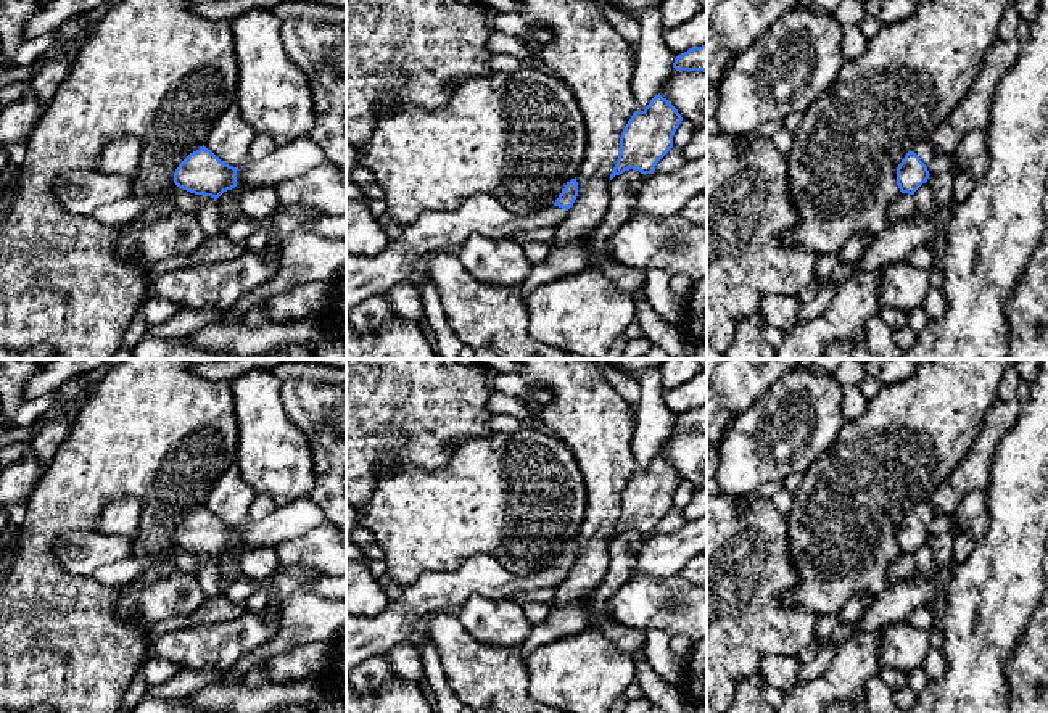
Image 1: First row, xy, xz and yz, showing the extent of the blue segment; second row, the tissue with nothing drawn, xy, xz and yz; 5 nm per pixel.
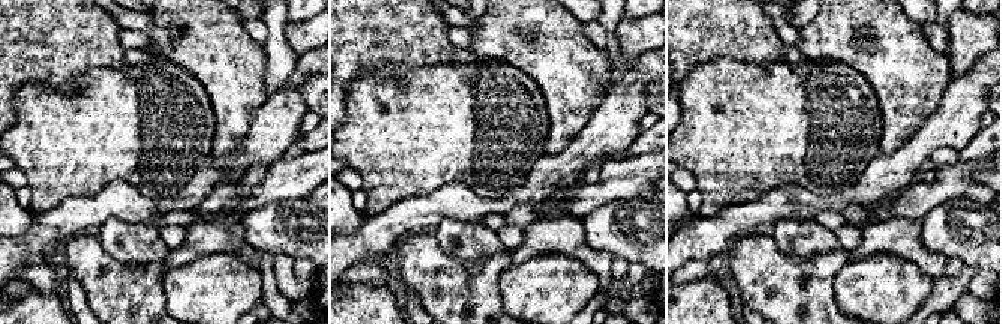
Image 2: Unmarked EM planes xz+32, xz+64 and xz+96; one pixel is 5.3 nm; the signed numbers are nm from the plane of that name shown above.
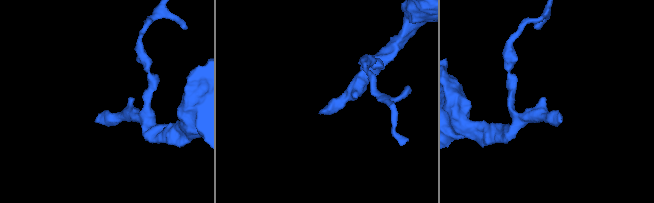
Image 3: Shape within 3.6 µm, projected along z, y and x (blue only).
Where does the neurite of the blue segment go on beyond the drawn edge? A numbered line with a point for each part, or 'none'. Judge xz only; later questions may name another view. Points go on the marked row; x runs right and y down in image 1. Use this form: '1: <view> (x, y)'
1: xz (482, 214)

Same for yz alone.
1: yz (924, 150)

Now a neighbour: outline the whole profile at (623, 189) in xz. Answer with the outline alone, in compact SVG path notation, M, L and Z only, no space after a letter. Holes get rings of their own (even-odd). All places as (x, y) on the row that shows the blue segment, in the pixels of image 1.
M636 169L625 171L609 182L610 208L602 224L586 240L592 253L592 270L602 272L615 286L636 296L644 290L646 272L631 266L617 262L605 249L610 237L629 219L631 208L642 187L642 174Z

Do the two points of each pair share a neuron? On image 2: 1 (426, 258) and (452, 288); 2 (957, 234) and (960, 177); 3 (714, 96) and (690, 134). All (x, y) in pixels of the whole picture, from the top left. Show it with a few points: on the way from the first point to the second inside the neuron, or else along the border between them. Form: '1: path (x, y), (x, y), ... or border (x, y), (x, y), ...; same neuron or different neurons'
1: path (426, 267), (443, 284); same neuron
2: border (965, 197), (945, 200), (926, 213); different neurons
3: path (710, 105), (710, 114), (699, 125); same neuron

